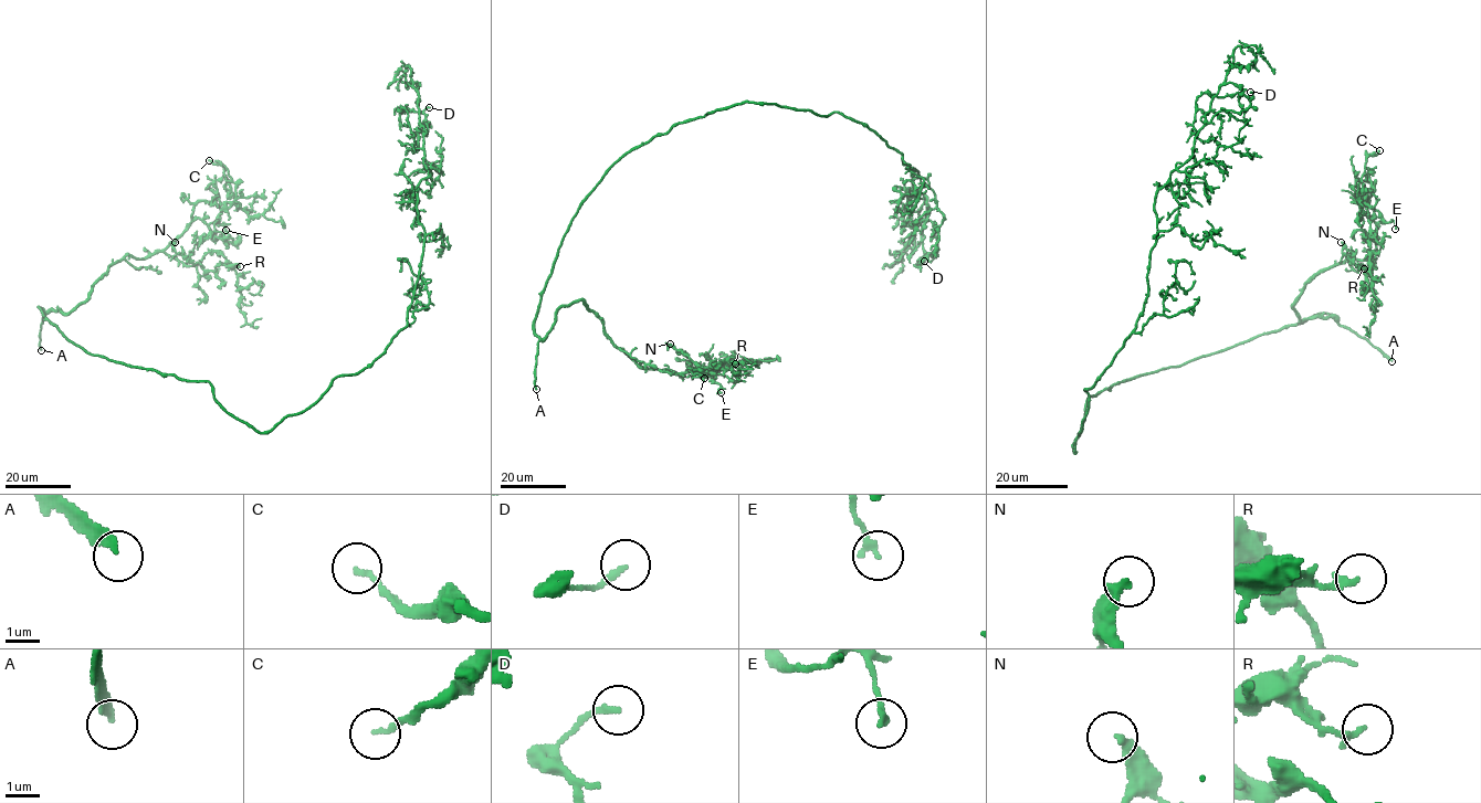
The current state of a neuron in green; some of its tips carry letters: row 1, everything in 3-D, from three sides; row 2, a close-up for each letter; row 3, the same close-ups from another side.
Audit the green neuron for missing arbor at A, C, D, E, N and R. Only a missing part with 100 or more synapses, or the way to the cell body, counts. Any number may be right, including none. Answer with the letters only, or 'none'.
A

